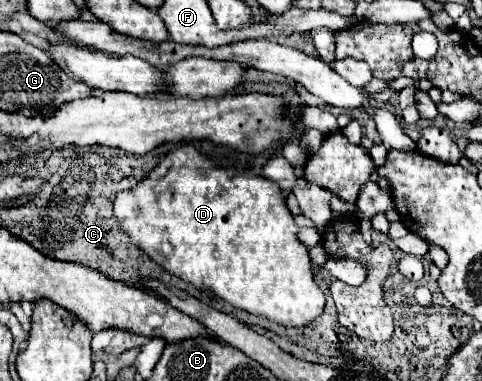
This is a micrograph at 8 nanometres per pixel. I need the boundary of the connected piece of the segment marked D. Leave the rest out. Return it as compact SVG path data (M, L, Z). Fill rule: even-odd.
M178 146L178 148L172 148L172 150L166 154L166 158L164 158L144 180L140 180L134 188L118 192L116 202L114 202L114 214L116 214L116 218L120 220L122 230L124 230L124 232L132 238L132 242L134 242L138 248L142 248L154 262L160 262L168 272L176 274L176 276L182 278L184 282L194 284L196 288L216 292L220 298L224 298L226 302L230 302L234 308L246 310L246 312L256 314L256 316L264 316L264 318L274 320L274 322L278 322L278 324L282 324L282 326L306 326L308 322L312 322L314 318L318 318L318 316L324 312L324 294L322 294L322 290L318 288L318 284L314 282L312 260L310 260L308 248L298 240L300 228L296 226L294 216L290 214L290 210L288 210L288 206L286 206L286 200L284 200L284 196L282 196L280 186L276 186L276 182L272 182L272 180L266 180L266 178L262 178L262 176L256 176L256 174L245 170L239 172L234 168L232 162L228 162L228 164L216 164L214 160L206 158L204 154L200 154L200 150L196 150L196 148Z

